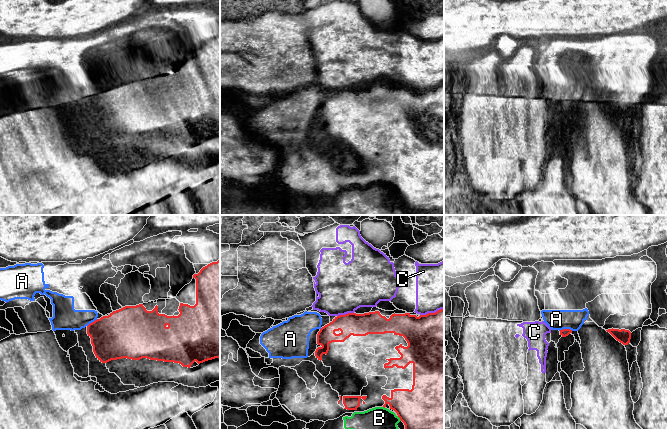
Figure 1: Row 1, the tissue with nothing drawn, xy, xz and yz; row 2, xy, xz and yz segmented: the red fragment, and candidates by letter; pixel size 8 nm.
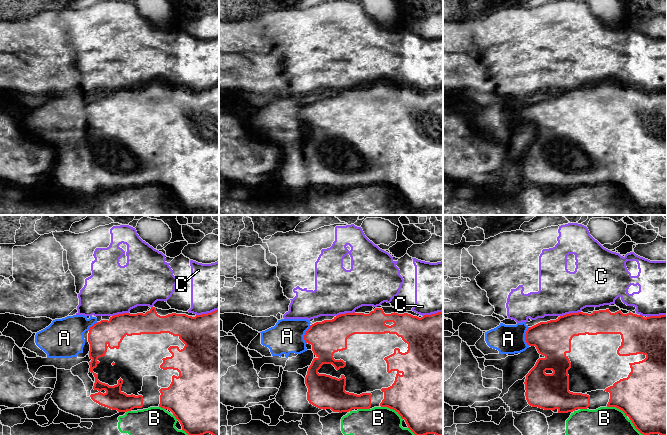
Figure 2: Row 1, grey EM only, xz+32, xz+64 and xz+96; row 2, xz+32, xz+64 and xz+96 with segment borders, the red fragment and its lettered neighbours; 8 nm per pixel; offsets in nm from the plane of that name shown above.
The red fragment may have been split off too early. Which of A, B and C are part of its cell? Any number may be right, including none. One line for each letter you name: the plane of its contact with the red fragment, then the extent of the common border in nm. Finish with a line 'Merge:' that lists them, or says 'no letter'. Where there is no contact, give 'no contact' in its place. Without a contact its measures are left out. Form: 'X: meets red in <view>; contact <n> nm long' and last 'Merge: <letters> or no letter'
A: meets red in yz; contact 110 nm long
Merge: A

